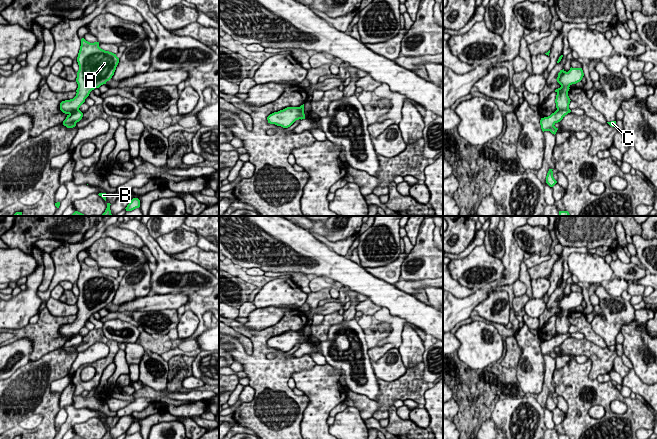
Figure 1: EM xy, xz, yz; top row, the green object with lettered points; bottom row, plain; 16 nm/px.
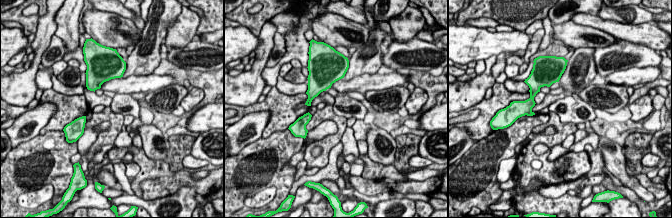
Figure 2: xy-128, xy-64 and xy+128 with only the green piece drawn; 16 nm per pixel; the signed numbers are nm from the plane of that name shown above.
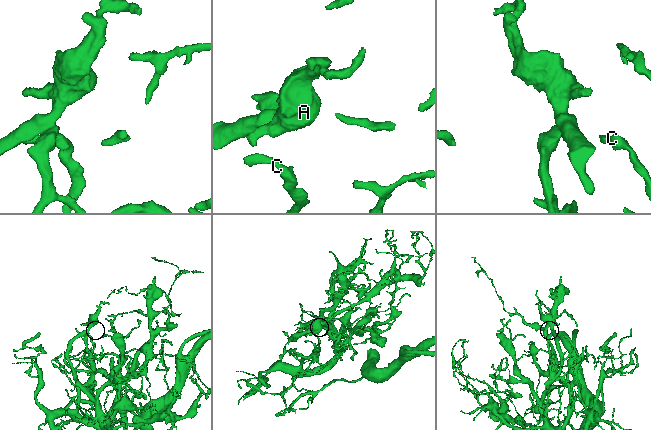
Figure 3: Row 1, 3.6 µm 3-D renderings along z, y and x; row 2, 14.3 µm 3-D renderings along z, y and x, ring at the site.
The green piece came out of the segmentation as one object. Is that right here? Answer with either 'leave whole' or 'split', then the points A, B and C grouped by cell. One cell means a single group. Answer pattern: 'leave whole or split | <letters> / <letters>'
split | A / B C

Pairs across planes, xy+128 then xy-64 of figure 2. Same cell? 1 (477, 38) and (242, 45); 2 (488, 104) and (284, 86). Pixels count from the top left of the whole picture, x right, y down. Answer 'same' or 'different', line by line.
1: same
2: different

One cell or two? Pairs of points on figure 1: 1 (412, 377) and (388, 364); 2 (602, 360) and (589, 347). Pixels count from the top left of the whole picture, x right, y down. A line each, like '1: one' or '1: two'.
1: two
2: one

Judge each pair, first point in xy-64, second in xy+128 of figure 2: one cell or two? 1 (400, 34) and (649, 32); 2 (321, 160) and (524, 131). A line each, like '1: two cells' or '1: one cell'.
1: two cells
2: two cells

